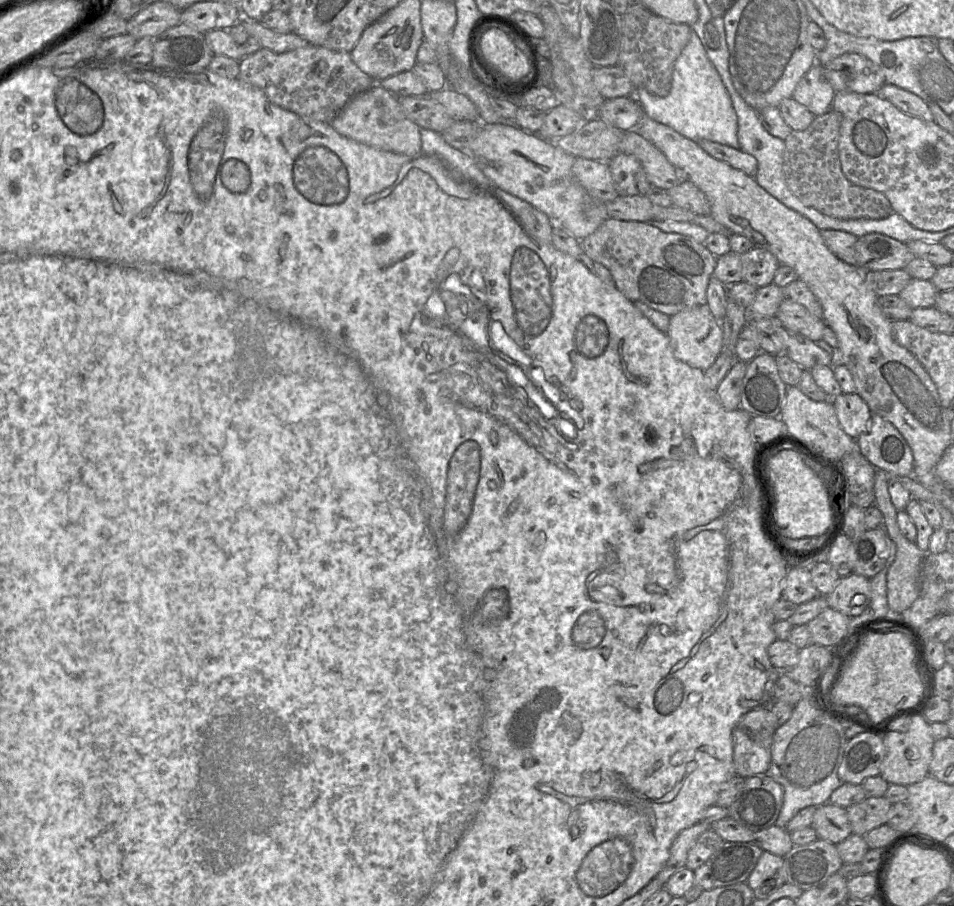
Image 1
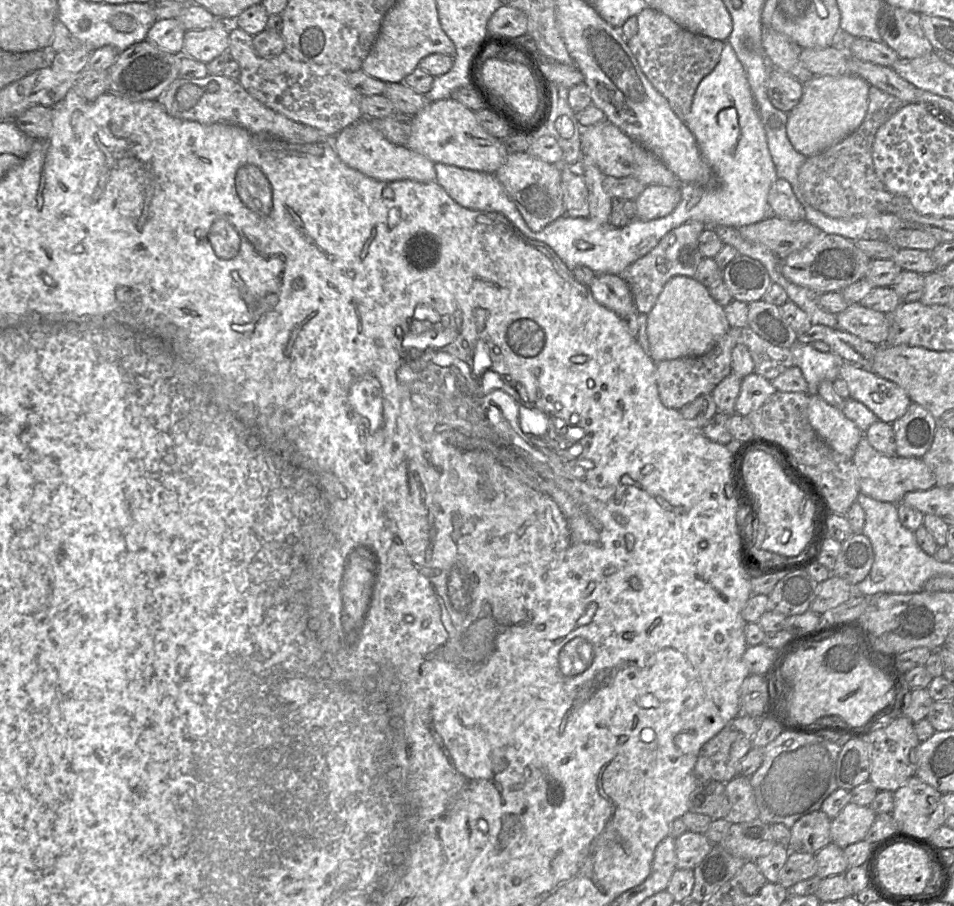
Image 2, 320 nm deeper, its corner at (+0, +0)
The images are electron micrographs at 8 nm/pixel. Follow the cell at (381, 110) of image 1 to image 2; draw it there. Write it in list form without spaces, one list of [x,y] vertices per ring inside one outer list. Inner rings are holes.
[[[361,117],[356,122],[341,130],[335,137],[329,138],[337,156],[342,162],[378,181],[436,181],[435,163],[426,156],[409,149],[407,146],[391,143],[372,126],[369,119],[368,117]]]

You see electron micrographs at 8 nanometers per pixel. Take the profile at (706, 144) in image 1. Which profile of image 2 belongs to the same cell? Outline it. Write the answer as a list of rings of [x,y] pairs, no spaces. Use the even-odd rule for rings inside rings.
[[[778,178],[771,186],[768,193],[768,204],[772,215],[790,221],[805,220],[804,206],[785,179]]]

